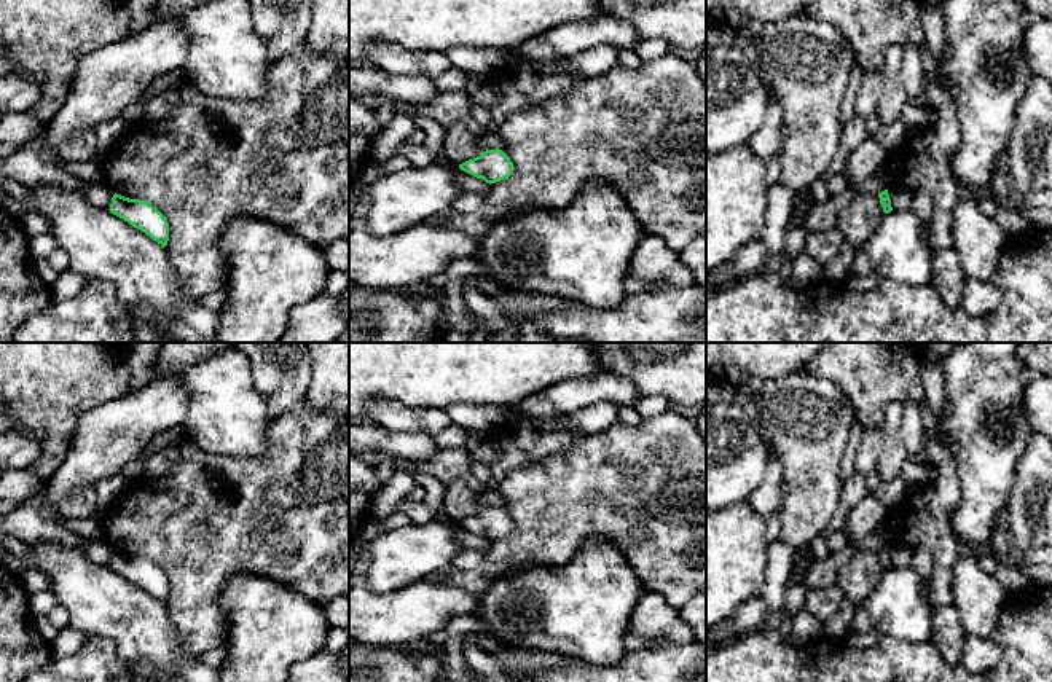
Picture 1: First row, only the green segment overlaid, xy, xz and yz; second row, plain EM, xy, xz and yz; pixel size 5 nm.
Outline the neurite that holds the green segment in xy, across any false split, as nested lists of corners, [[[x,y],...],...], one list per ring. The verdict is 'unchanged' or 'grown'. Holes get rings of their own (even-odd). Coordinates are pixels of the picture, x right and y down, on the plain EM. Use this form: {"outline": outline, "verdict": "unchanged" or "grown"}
{"outline": [[[115,550],[108,567],[150,593],[163,604],[167,602],[169,580],[166,574],[147,558],[129,556]]], "verdict": "unchanged"}

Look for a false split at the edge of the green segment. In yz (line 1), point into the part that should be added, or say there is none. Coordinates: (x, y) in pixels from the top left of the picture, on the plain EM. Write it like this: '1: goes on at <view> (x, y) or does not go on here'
1: does not go on here

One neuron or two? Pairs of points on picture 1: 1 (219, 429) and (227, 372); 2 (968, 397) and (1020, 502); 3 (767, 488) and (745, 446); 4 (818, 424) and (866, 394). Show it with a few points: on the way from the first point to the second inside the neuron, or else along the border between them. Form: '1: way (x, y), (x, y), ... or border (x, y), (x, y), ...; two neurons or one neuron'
1: way (223, 415), (223, 386); one neuron
2: border (1025, 450), (1016, 466), (1003, 521); two neurons
3: border (770, 458), (764, 478), (746, 501); two neurons
4: border (823, 378), (828, 378), (839, 388), (856, 416); two neurons

